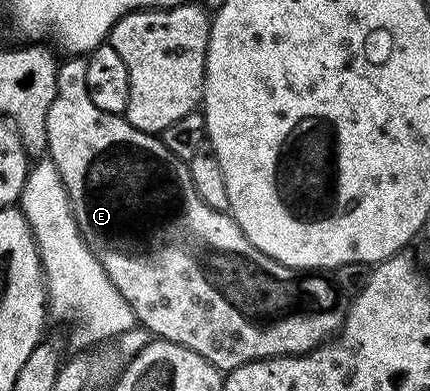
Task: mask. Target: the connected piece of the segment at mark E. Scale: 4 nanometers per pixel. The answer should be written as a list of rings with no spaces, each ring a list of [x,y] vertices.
[[[69,57],[58,66],[55,101],[51,101],[51,109],[47,109],[47,158],[55,165],[67,189],[69,204],[79,225],[82,241],[91,249],[91,253],[95,253],[107,277],[111,277],[111,285],[115,285],[115,289],[119,289],[119,293],[127,297],[127,305],[135,309],[138,324],[144,327],[150,336],[166,339],[175,345],[183,345],[199,353],[199,357],[215,365],[218,371],[228,373],[239,369],[239,365],[247,365],[251,361],[274,359],[280,355],[308,355],[322,343],[328,343],[340,331],[341,323],[345,320],[347,299],[338,291],[336,282],[330,276],[329,279],[325,276],[328,274],[318,273],[313,269],[301,269],[295,273],[294,268],[283,265],[267,257],[259,249],[255,249],[255,245],[247,241],[243,229],[239,229],[232,214],[211,209],[211,205],[207,205],[207,201],[199,197],[191,181],[189,164],[186,160],[175,157],[175,153],[171,153],[171,149],[167,149],[167,145],[163,145],[163,141],[157,135],[149,135],[143,129],[135,129],[135,125],[128,123],[124,115],[103,113],[103,109],[99,109],[99,105],[91,101],[91,93],[87,93],[87,58],[85,57]]]

